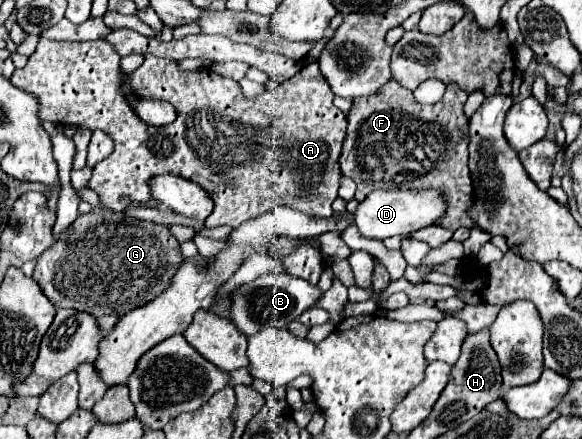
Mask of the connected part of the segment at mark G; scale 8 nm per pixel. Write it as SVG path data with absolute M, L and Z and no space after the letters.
M93 209L73 221L73 231L65 243L55 243L51 249L35 259L35 271L31 279L37 281L37 285L55 307L87 311L93 317L109 313L125 315L127 311L149 303L157 293L161 293L161 289L169 285L169 277L173 277L181 261L183 255L179 251L179 241L169 233L165 225L149 223L149 227L143 227L141 223L131 223L129 219L115 221L107 219L101 209Z

